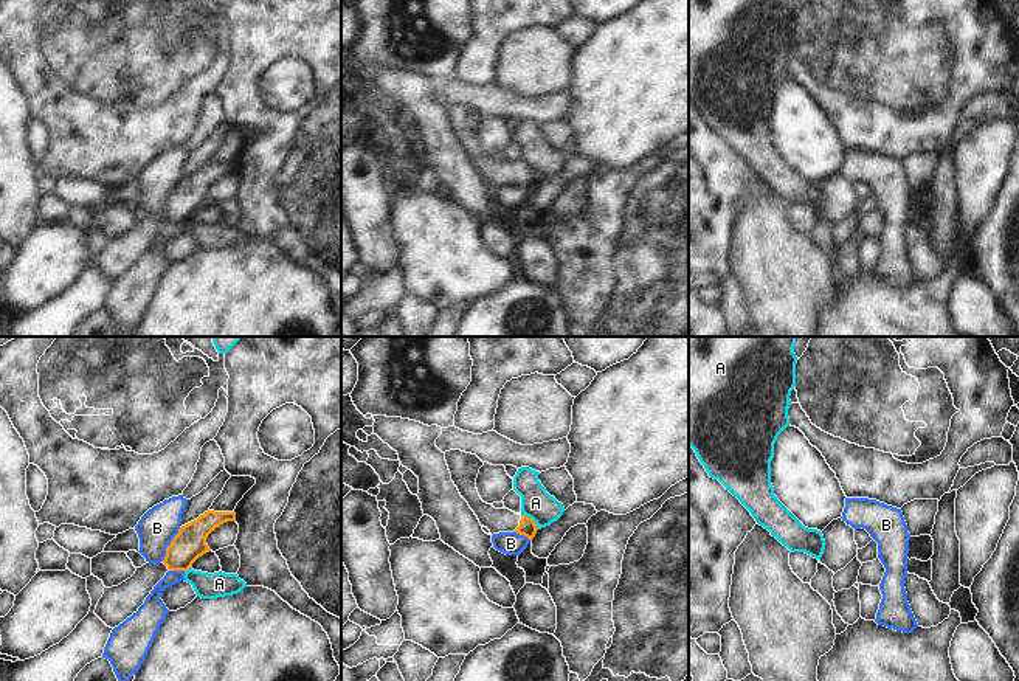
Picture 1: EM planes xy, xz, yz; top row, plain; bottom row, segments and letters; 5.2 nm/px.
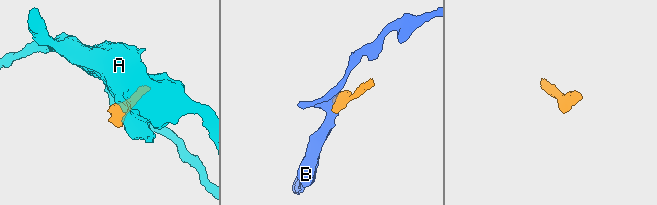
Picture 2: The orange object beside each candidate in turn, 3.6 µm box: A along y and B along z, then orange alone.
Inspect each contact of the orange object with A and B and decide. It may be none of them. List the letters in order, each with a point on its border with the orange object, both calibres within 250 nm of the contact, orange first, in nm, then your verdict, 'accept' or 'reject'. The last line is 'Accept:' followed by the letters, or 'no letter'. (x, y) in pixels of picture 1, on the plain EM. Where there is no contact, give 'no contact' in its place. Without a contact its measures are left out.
A: xz (531, 171) | 90/160 nm | reject
B: xy (169, 197) | 170/200 nm | reject
Accept: no letter

